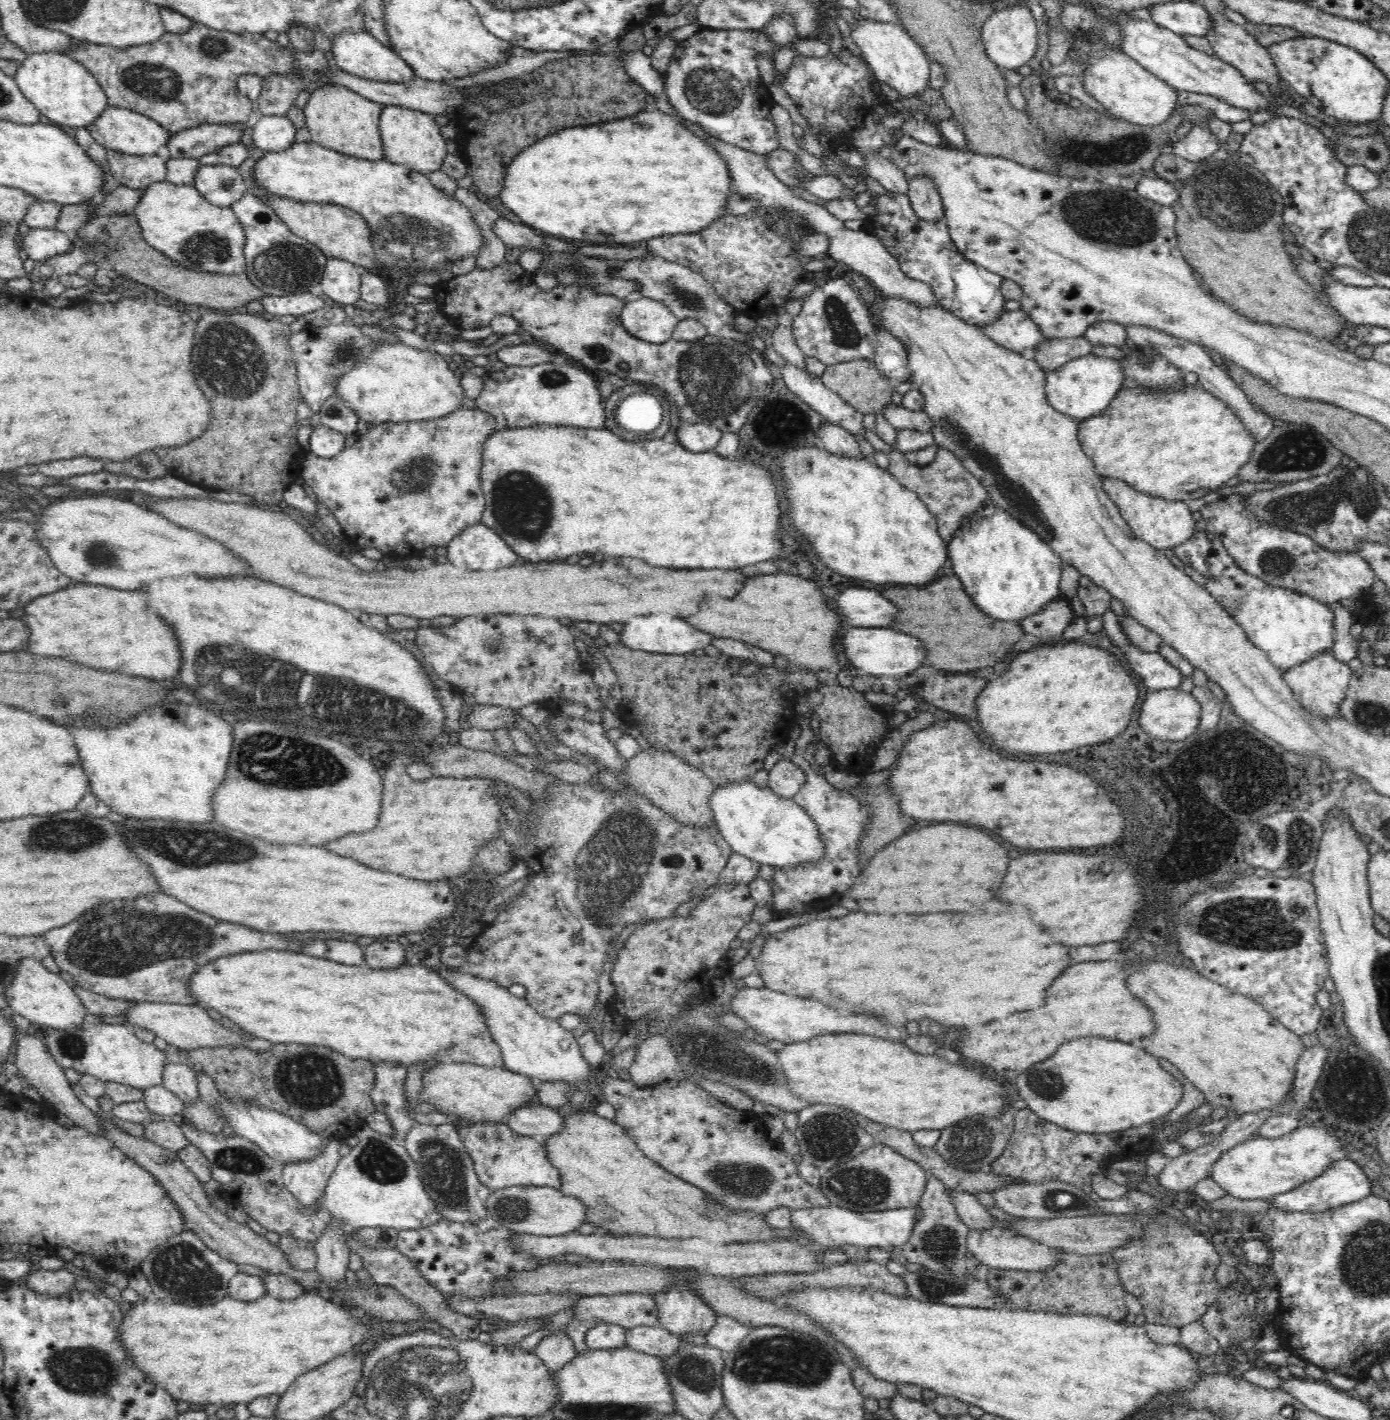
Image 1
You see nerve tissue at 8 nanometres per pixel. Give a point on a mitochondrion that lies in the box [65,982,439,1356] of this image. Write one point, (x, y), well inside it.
(308, 1080)

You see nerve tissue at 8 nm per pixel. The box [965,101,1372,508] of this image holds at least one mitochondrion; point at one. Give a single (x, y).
(1222, 195)

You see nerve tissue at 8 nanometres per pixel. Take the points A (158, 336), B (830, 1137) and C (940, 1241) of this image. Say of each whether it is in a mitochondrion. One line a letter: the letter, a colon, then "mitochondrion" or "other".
A: other
B: mitochondrion
C: mitochondrion

